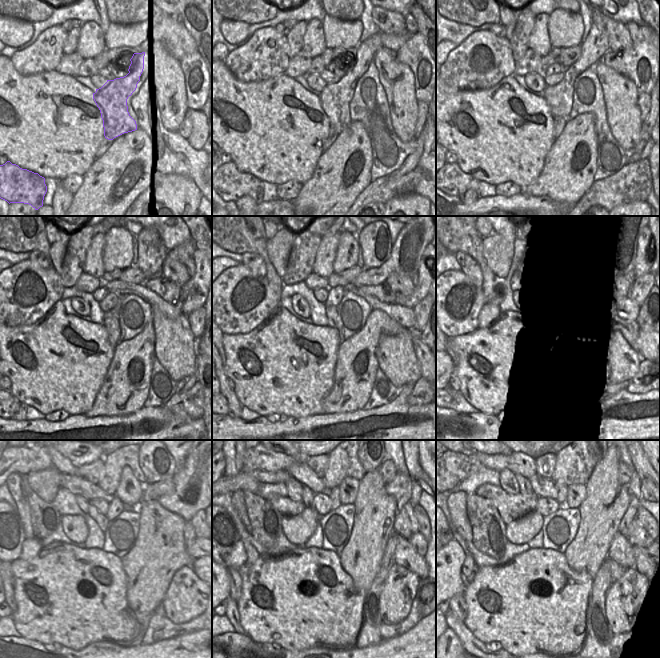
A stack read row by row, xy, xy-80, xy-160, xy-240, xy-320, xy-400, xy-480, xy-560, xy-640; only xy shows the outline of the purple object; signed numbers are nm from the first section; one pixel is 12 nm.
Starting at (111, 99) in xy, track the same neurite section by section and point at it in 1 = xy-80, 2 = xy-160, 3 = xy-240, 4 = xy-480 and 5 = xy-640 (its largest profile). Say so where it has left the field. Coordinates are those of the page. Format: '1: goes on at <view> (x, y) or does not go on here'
1: goes on at xy-80 (335, 98)
2: goes on at xy-160 (559, 97)
3: goes on at xy-240 (152, 252)
4: goes on at xy-480 (155, 462)
5: goes on at xy-640 (597, 460)

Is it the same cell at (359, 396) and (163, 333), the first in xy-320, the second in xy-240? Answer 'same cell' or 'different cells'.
different cells

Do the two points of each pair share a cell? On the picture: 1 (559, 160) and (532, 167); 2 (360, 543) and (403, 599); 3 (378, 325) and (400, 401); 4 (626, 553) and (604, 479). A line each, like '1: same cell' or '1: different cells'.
1: different cells
2: different cells
3: different cells
4: different cells

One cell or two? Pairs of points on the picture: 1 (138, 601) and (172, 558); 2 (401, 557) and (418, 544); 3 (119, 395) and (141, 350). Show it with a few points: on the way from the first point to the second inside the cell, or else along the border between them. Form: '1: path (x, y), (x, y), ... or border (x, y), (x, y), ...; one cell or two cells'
1: path (146, 590), (147, 583), (161, 569); one cell
2: border (407, 539), (423, 557); two cells
3: path (126, 383), (126, 366), (129, 360); one cell

